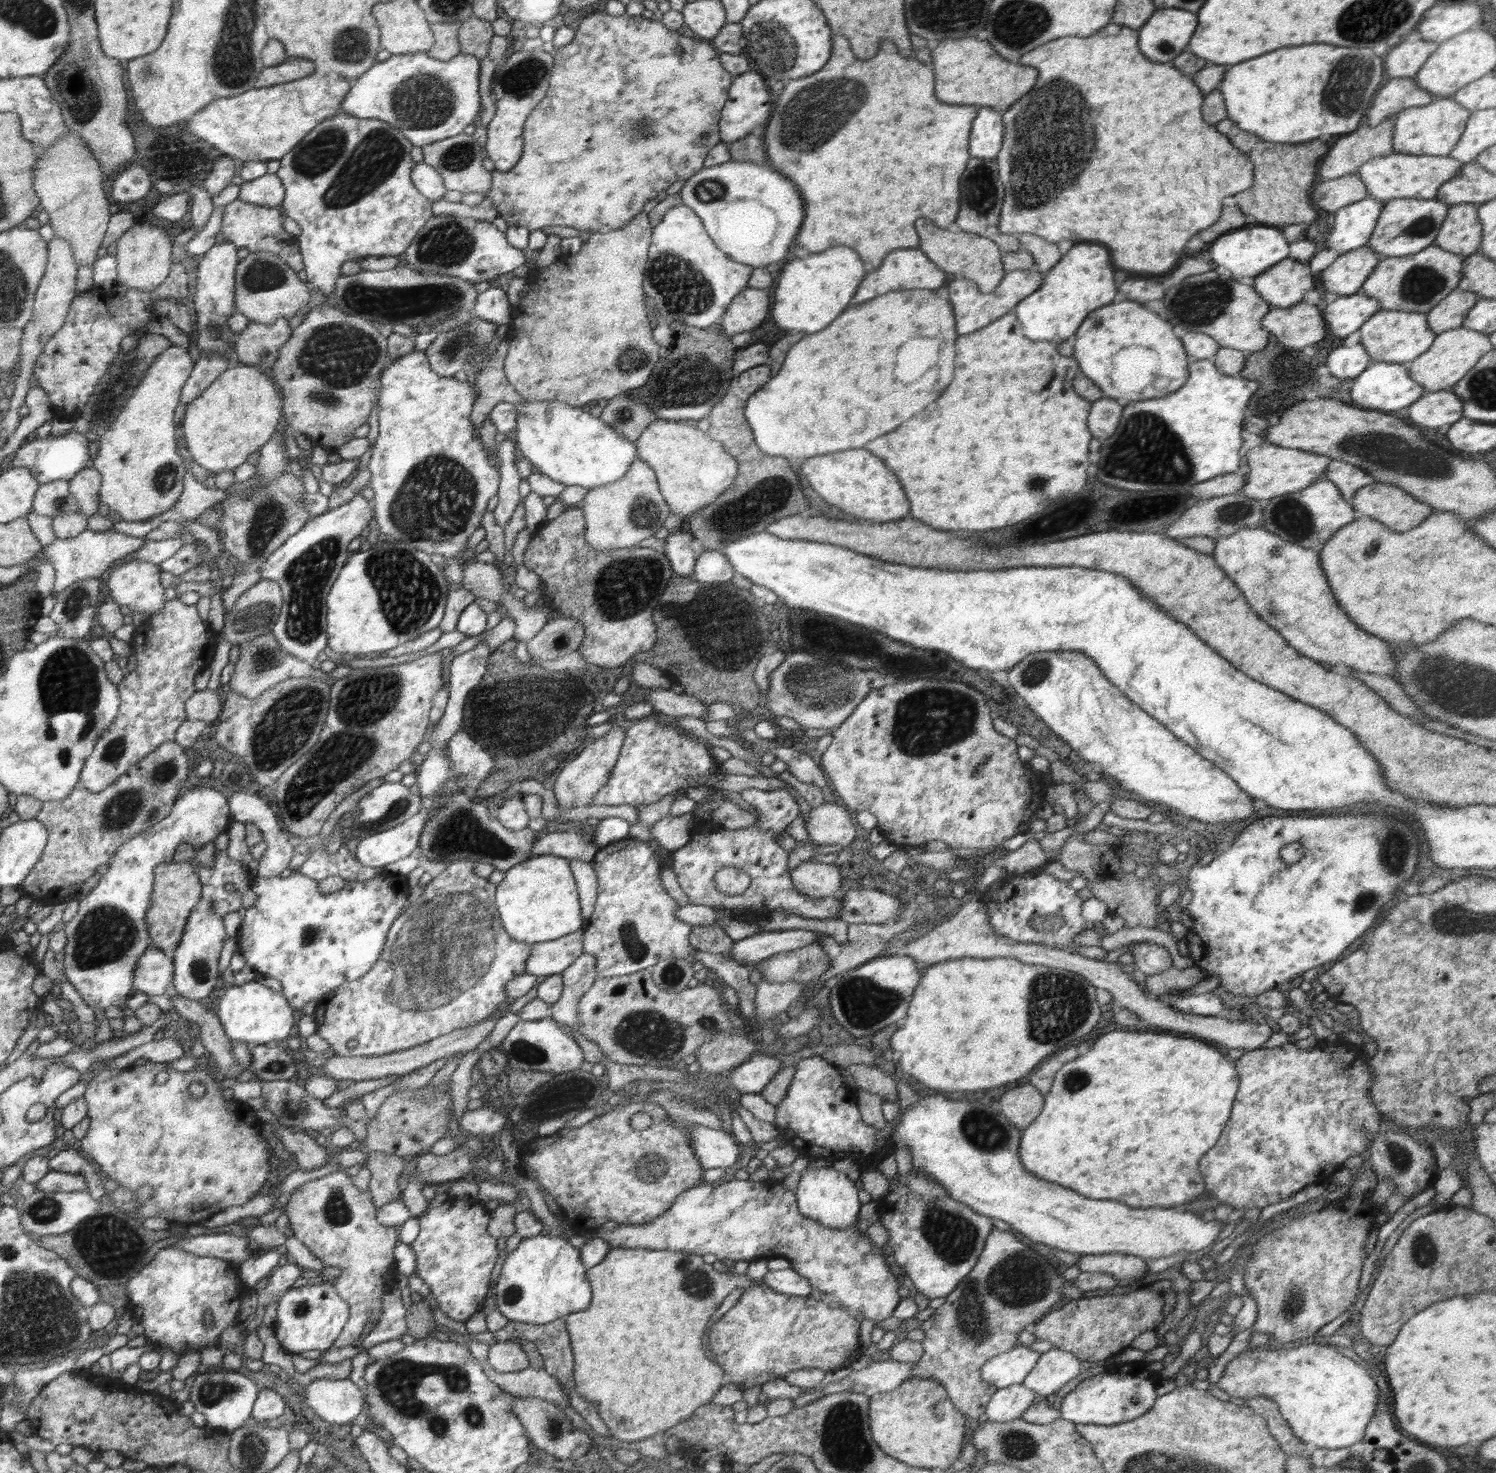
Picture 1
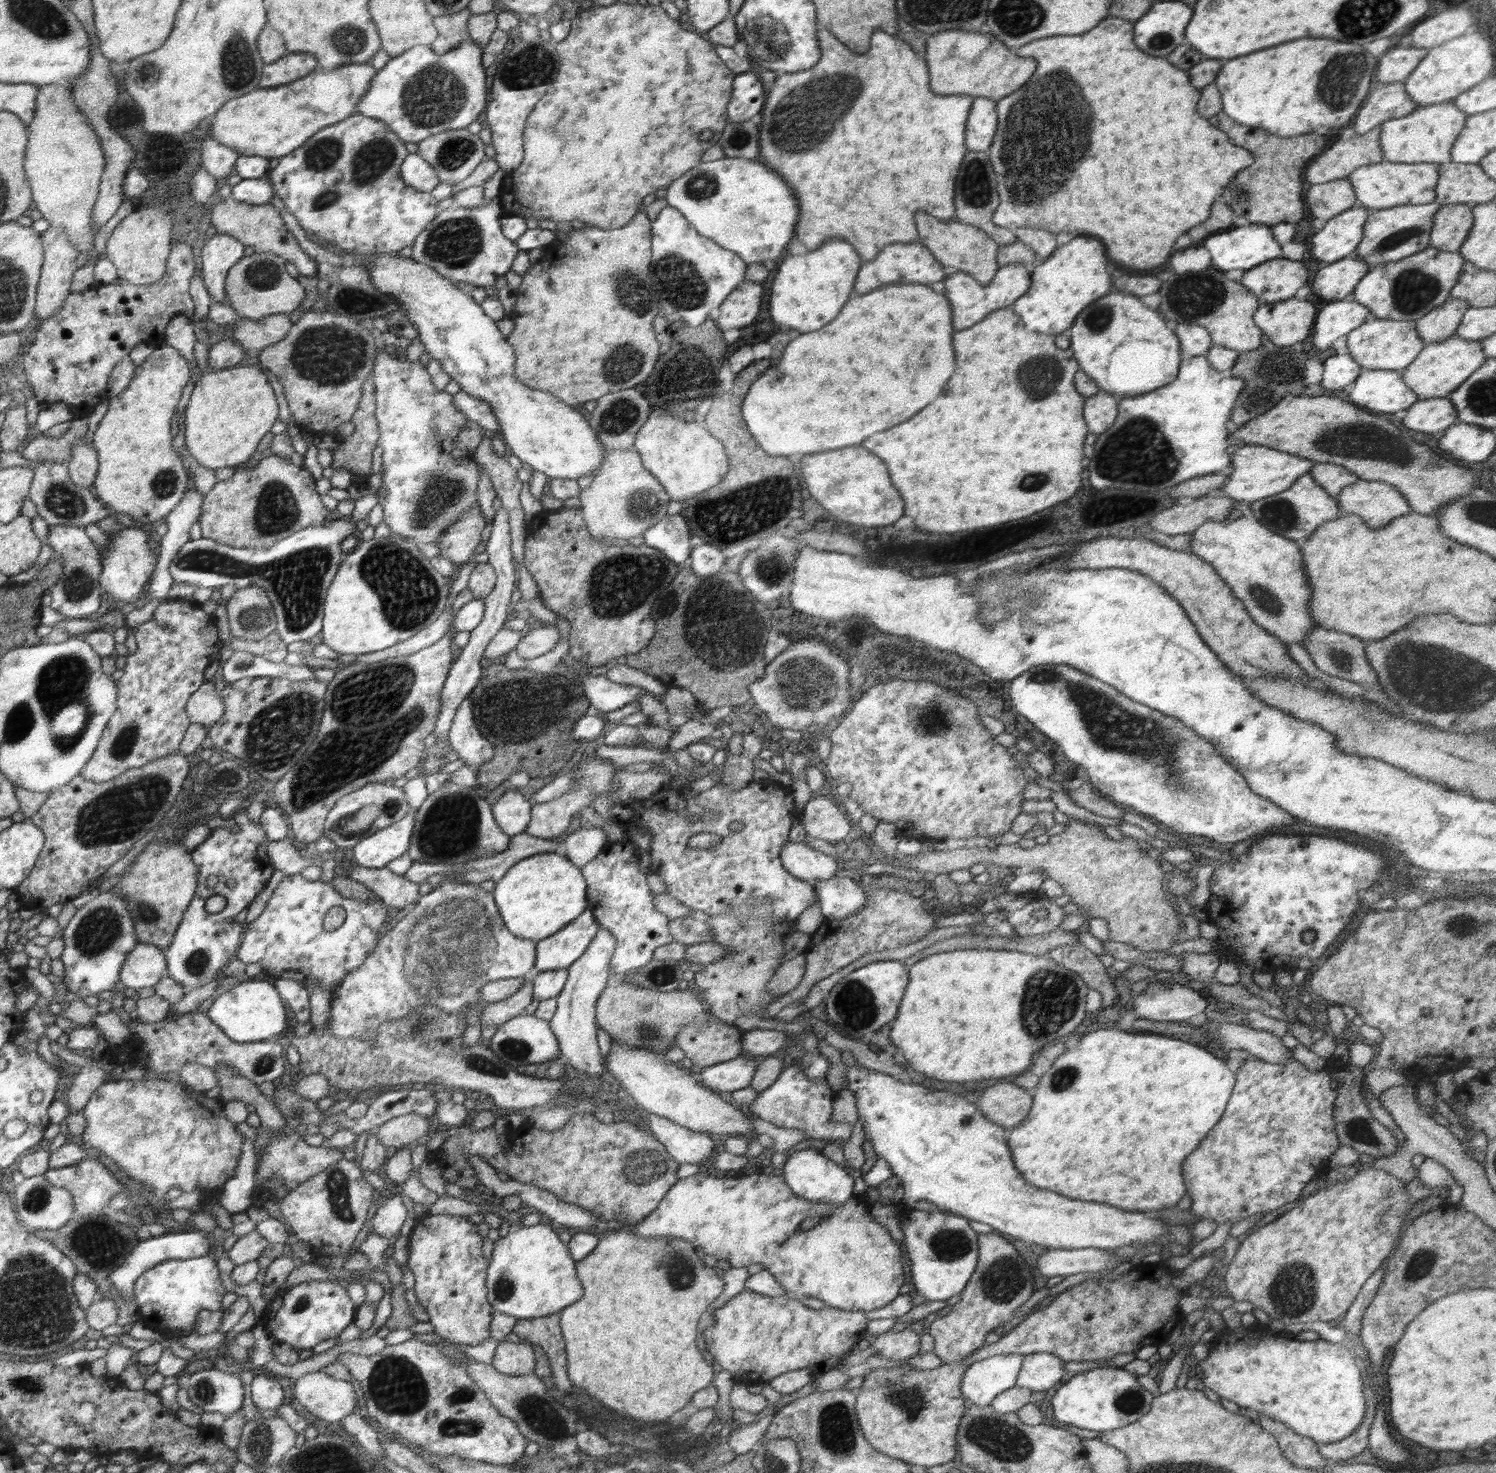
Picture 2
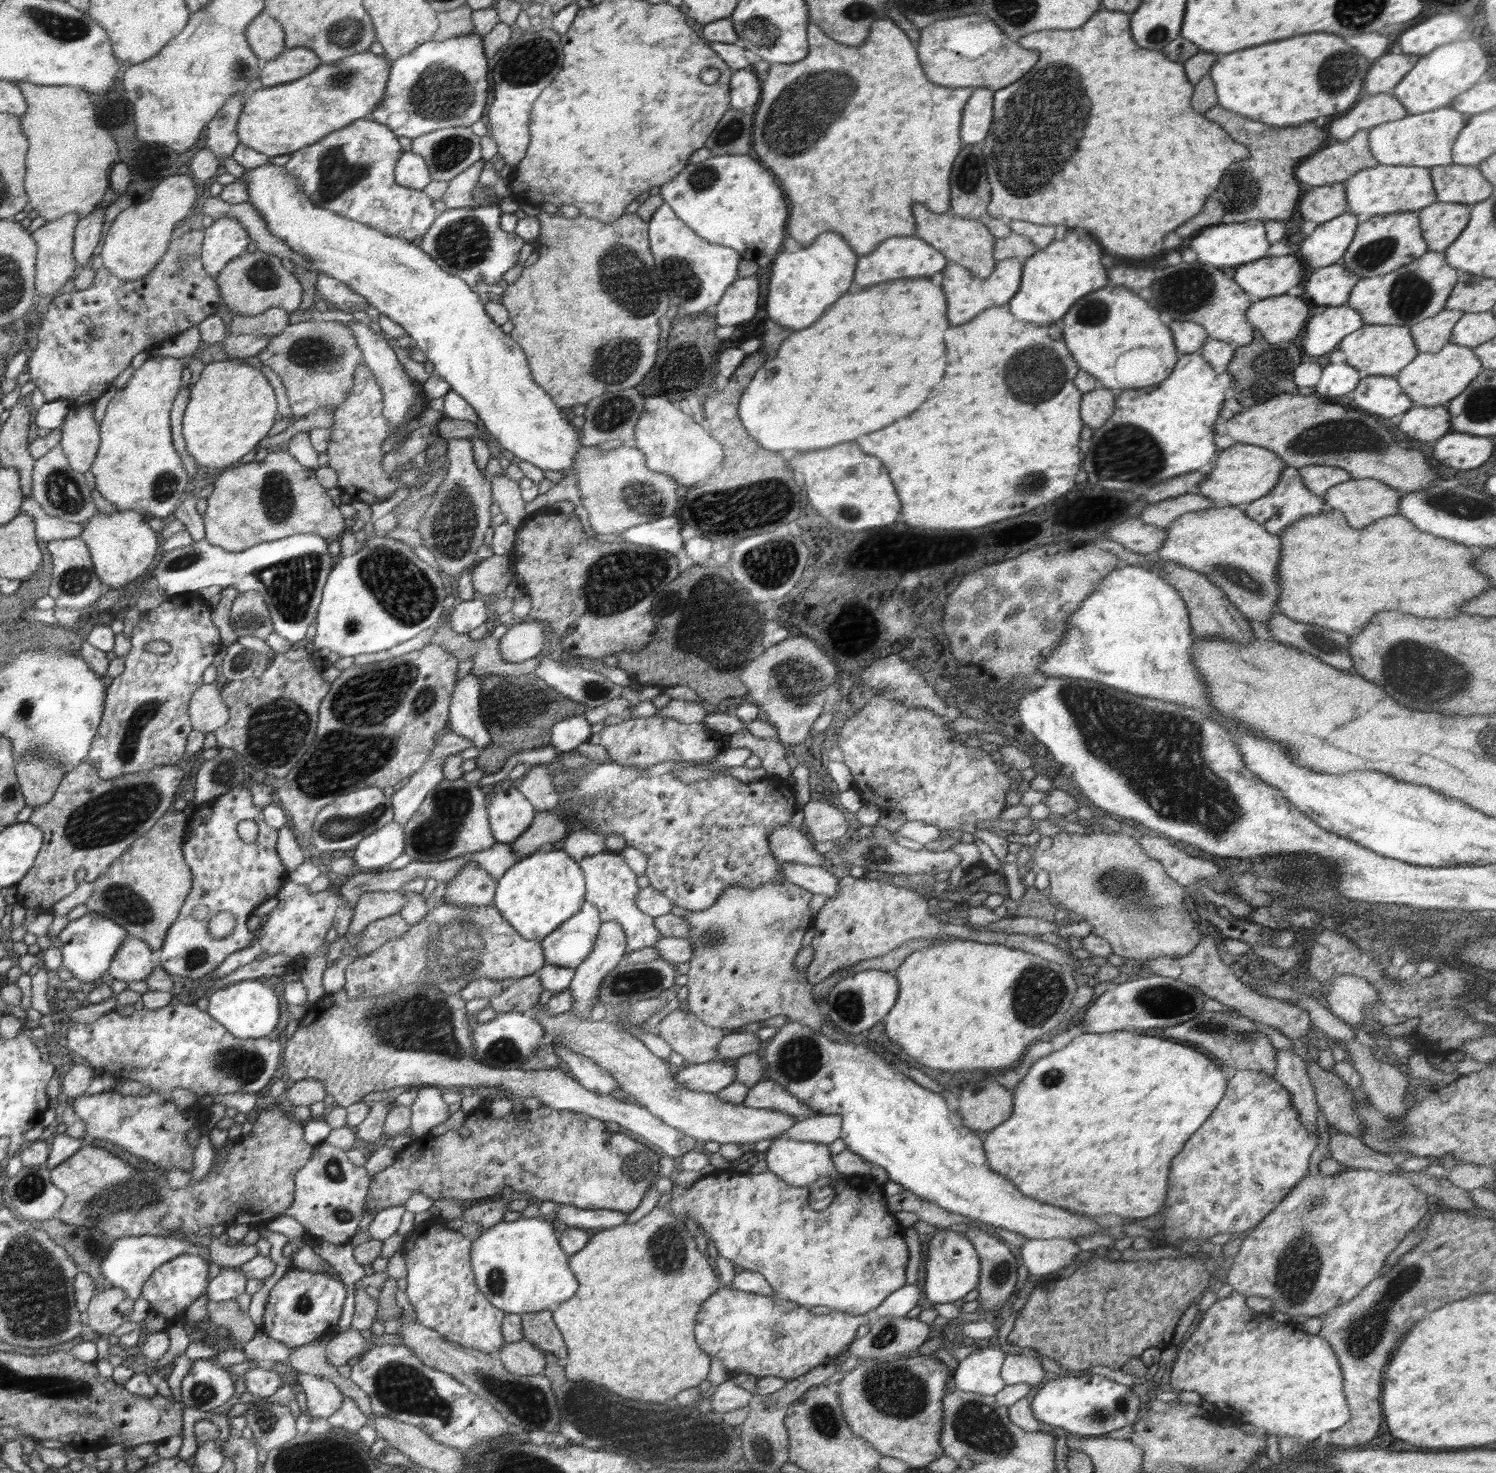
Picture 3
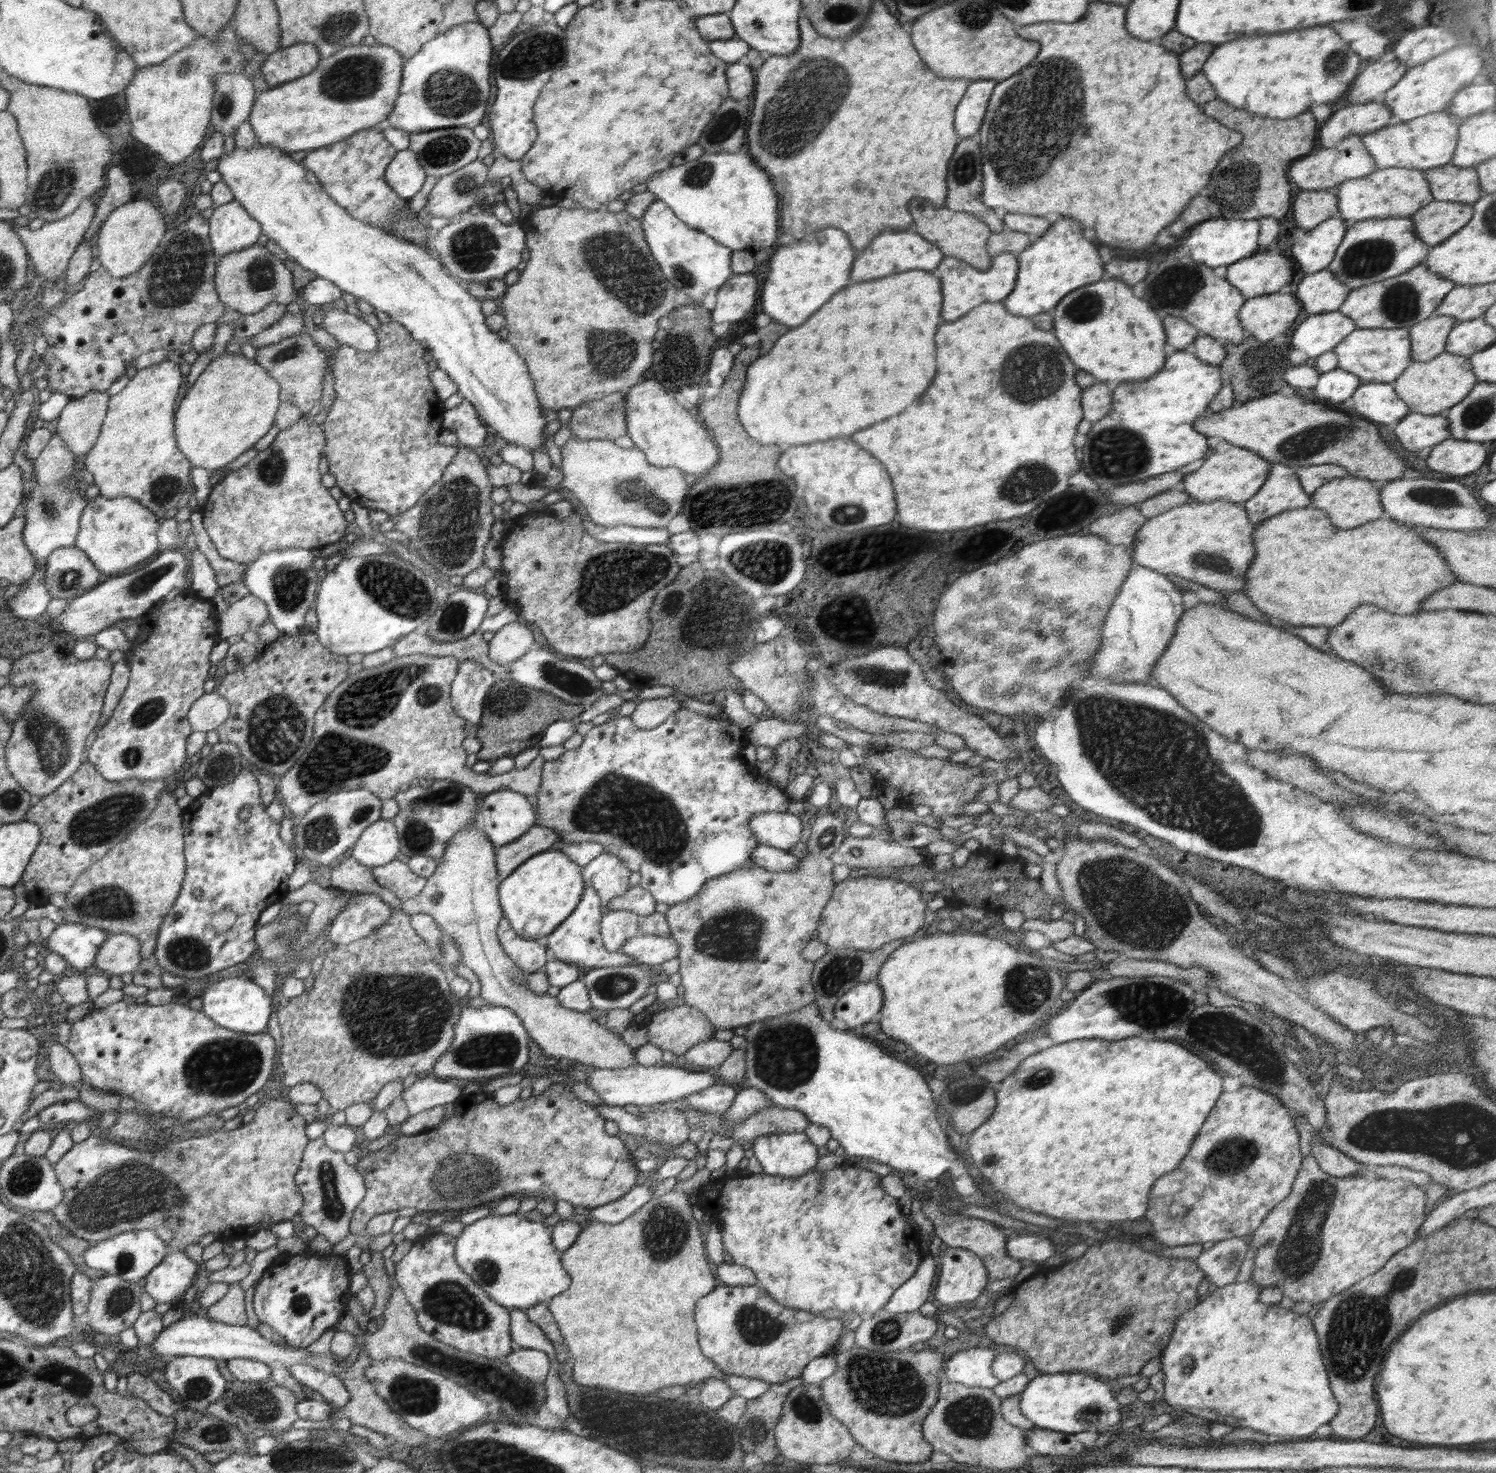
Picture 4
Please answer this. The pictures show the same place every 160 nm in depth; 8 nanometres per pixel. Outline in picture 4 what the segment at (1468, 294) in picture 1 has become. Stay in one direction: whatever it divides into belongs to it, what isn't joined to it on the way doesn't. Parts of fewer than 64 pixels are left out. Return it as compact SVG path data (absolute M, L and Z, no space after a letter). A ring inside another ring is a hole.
M1430 316L1409 327L1412 361L1426 363L1444 353L1447 336L1457 322L1453 316Z

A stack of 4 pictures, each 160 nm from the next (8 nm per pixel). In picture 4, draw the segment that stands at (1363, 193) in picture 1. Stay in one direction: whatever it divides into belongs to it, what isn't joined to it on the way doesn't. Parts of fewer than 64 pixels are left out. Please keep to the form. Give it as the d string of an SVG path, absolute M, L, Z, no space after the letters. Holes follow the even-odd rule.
M1335 188L1316 191L1300 191L1292 203L1294 220L1307 232L1332 216L1338 216Z

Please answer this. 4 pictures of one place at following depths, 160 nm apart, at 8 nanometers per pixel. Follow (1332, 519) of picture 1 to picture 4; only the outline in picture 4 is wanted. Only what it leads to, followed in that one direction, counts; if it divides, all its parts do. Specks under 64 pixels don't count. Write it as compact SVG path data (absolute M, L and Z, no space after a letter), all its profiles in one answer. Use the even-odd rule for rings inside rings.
M1272 464L1263 488L1243 503L1249 519L1256 525L1271 516L1310 504L1311 495L1301 488L1295 469L1285 464Z

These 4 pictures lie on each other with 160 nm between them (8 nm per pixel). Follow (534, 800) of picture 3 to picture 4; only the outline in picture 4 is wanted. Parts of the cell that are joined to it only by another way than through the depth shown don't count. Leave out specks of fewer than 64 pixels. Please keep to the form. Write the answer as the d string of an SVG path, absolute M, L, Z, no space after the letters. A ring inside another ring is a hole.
M416 653L409 654L408 656L394 657L392 660L376 668L371 668L370 670L360 669L362 672L352 674L352 676L348 678L348 682L344 680L344 684L340 684L340 688L336 688L336 692L332 692L332 696L328 696L328 704L324 704L324 708L320 707L320 712L315 712L314 738L311 740L307 750L303 752L302 758L299 759L300 764L296 762L294 764L296 768L292 766L290 770L286 771L282 780L280 780L280 784L278 784L278 794L282 796L279 800L285 806L288 815L293 819L306 815L318 801L323 801L331 794L341 790L365 788L375 793L382 801L392 799L399 792L400 786L408 784L411 780L414 780L414 778L428 778L429 776L434 778L434 780L450 778L450 780L460 781L462 784L467 785L468 788L476 792L481 792L484 795L494 792L498 790L498 788L502 788L502 786L506 786L506 788L510 788L510 790L526 796L536 794L540 788L543 764L545 763L545 760L540 755L522 770L516 770L514 768L509 772L494 776L478 774L471 768L466 768L466 766L464 766L464 762L466 762L466 752L464 752L465 748L462 748L462 740L466 740L469 734L472 736L474 728L468 720L457 714L452 706L452 683L457 675L456 668L458 668L458 659L455 656L428 656L426 654Z

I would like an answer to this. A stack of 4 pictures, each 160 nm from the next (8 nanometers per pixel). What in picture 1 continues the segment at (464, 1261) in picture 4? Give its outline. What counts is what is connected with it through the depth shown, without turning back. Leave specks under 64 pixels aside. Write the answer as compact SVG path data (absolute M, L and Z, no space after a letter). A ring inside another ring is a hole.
M547 1231L522 1239L500 1268L495 1287L496 1310L509 1321L532 1324L546 1324L588 1310L593 1293L587 1276L588 1266L581 1258L581 1252L570 1246L568 1239L550 1236Z

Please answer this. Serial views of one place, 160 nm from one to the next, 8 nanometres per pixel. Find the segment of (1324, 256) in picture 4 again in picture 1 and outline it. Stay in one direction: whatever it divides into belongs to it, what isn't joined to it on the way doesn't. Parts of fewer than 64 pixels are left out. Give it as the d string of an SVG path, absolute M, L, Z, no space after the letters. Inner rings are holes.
M1367 196L1333 213L1333 228L1325 238L1326 248L1342 255L1366 245L1385 203Z

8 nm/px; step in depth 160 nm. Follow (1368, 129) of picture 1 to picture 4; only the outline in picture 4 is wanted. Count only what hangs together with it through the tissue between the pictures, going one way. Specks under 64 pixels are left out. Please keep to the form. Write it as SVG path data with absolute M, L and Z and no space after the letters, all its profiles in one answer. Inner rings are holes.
M1350 135L1331 150L1317 148L1315 152L1297 159L1287 170L1287 176L1302 191L1316 191L1336 188L1345 180L1368 176L1376 169L1375 160L1364 147L1361 135Z

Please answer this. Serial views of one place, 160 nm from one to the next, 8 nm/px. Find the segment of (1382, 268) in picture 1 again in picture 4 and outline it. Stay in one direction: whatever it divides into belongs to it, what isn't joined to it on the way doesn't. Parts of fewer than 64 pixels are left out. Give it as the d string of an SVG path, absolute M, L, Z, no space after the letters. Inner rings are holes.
M1421 263L1404 274L1351 290L1340 305L1339 311L1352 319L1358 329L1412 327L1432 316L1454 285L1451 280L1432 274L1427 265Z

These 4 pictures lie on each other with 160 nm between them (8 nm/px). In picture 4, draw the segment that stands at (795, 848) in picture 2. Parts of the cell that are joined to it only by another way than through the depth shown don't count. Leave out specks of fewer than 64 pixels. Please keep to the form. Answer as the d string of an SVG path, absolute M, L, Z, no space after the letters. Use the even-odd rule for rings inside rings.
M790 810L756 815L751 820L751 829L761 844L773 846L787 853L802 838L800 818Z

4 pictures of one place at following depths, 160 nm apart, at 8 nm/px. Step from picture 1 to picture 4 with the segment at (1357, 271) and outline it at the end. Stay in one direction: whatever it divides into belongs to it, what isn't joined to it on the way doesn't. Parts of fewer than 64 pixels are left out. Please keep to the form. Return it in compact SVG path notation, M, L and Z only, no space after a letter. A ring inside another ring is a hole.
M1326 268L1306 275L1299 283L1295 296L1302 302L1306 314L1318 315L1339 310L1350 291L1351 288L1342 284Z

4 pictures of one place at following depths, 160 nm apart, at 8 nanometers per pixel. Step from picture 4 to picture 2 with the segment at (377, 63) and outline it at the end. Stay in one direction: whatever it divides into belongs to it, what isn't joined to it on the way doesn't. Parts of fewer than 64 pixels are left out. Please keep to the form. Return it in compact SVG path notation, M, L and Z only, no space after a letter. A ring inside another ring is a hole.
M369 63L347 64L332 70L316 68L310 75L294 83L283 84L280 87L258 87L247 95L229 100L212 116L207 127L214 140L224 144L226 148L244 156L261 156L269 160L290 155L307 142L306 138L318 134L323 127L346 120L358 112L359 100L367 94L371 87L372 79L377 75L377 70Z

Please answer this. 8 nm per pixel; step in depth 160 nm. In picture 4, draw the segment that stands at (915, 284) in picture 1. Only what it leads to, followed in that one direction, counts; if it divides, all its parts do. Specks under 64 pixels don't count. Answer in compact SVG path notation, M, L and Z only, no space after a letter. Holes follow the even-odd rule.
M912 230L904 232L884 232L872 248L866 248L860 254L860 260L856 260L856 268L852 268L852 284L866 282L882 276L895 275L896 272L934 270L945 256L943 252L923 236L912 234Z

